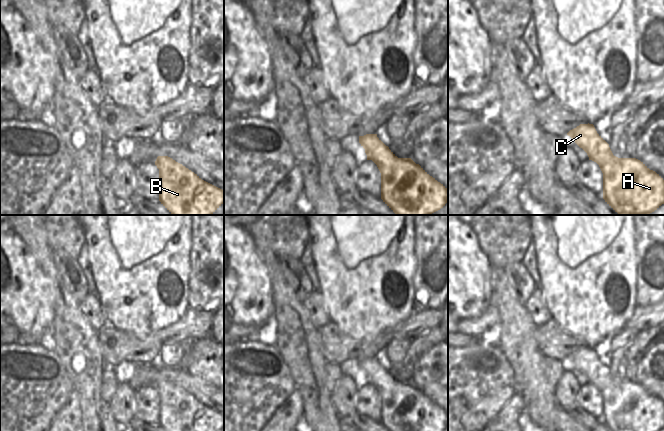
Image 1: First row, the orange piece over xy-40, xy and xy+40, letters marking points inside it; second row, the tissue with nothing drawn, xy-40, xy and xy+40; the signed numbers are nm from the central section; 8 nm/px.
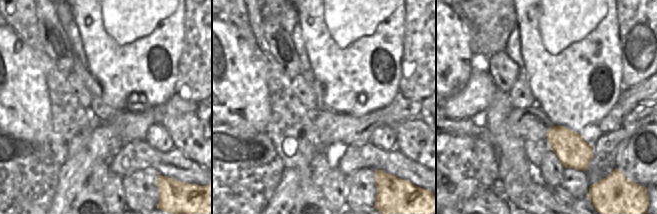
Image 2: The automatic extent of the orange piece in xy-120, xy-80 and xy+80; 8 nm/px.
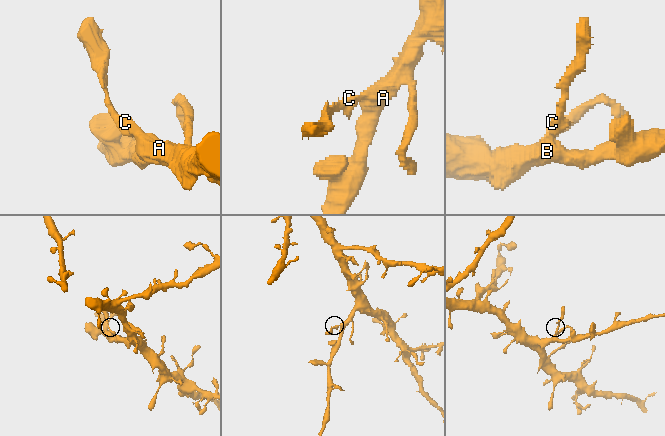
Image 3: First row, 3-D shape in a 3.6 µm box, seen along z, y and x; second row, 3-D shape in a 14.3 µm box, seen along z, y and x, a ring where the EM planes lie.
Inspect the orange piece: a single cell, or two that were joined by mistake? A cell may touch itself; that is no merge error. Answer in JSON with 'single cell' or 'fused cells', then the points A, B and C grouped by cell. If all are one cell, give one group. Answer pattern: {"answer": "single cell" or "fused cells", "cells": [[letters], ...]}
{"answer": "single cell", "cells": [["A", "B", "C"]]}

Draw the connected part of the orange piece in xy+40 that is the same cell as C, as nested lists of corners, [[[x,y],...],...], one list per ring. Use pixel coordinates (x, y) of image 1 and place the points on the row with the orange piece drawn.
[[[580,124],[567,133],[596,162],[603,173],[603,199],[618,214],[645,215],[664,204],[664,180],[636,158],[618,158],[593,124]]]

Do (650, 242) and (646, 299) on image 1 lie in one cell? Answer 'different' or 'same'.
same

